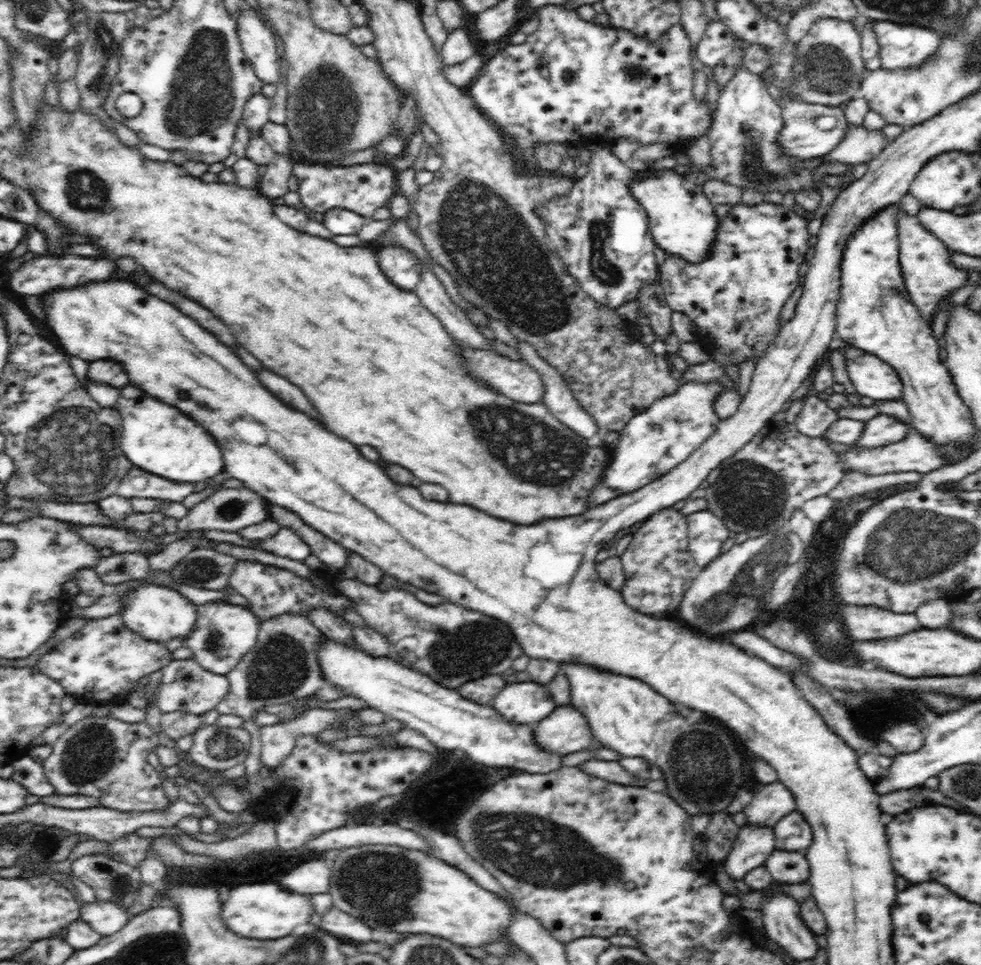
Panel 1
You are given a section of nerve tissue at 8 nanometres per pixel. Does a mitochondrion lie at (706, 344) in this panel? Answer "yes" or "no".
no

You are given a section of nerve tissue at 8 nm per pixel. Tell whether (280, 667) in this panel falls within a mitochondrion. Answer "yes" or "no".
yes

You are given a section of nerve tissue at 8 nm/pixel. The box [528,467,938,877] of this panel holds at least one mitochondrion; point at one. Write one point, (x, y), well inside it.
(746, 586)

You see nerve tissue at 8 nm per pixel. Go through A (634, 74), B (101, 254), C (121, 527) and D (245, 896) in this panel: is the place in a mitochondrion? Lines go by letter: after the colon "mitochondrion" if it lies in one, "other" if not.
A: mitochondrion
B: other
C: other
D: other

